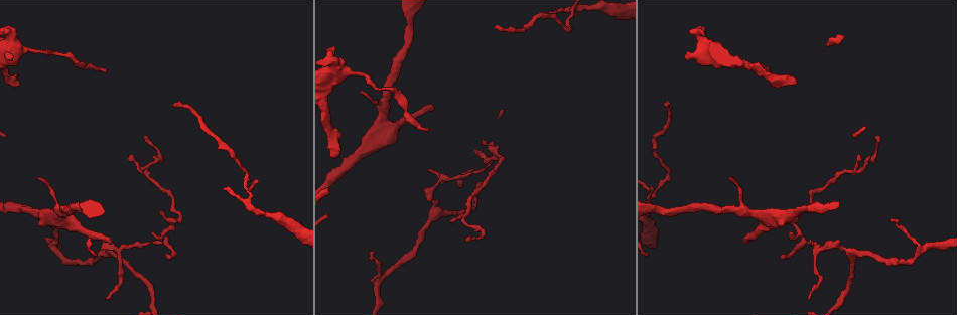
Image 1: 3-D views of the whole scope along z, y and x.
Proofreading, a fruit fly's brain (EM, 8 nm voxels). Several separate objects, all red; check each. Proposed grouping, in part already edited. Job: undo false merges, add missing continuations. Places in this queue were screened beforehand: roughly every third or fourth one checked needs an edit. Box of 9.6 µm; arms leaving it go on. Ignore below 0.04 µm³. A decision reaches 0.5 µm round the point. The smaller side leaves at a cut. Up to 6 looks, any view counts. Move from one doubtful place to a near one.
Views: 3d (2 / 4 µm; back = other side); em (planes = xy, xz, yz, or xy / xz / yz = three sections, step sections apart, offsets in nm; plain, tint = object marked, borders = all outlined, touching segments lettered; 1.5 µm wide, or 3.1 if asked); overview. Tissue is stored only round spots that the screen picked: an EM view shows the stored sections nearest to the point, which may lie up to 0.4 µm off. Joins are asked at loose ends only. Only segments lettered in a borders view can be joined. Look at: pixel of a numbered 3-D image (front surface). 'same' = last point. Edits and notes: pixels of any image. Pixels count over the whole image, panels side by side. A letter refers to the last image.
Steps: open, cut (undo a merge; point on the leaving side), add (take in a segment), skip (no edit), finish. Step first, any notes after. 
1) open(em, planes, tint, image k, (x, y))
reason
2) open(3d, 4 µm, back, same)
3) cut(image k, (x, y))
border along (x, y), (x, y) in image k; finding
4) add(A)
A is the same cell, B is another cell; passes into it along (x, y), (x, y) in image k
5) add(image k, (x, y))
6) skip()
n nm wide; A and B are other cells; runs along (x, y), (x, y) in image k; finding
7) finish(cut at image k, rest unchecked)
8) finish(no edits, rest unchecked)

open(em, planes, borders, image 1, (432, 105))
branch stops here

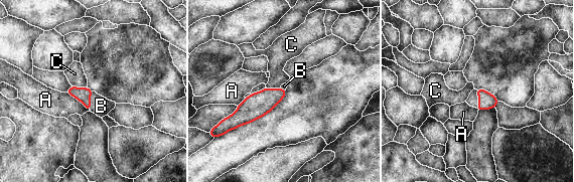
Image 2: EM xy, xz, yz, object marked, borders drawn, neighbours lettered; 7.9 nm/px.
add(B)
B is the same cell, A and C are other cells; passes into it along (83, 95), (89, 101), (101, 106) in image 2; the neuron continues

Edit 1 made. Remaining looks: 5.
open(3d, 2 µm, image 1, (105, 71))

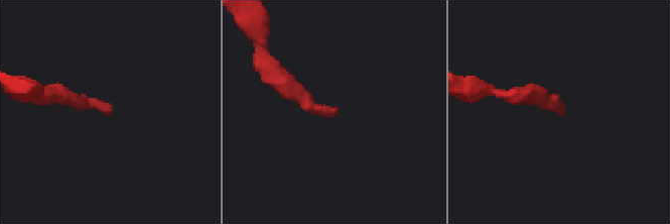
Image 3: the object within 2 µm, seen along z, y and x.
open(em, xz, step 8, borders, image 3, (109, 115))
now the EM

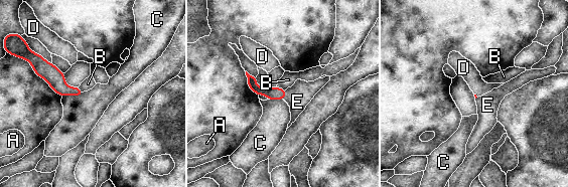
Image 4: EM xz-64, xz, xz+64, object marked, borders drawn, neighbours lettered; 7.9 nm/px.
open(em, planes, borders, same)

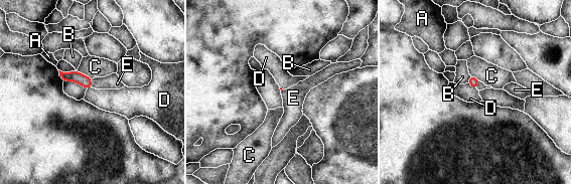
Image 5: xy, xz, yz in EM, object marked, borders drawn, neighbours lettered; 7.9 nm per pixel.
add(E)
E is the same cell, A, B, C and D are other cells; passes into it along (76, 76), (90, 82), (112, 81) in image 5; it goes on there

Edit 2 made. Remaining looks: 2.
finish(add at image 2, add at image 5, rest unchecked)

